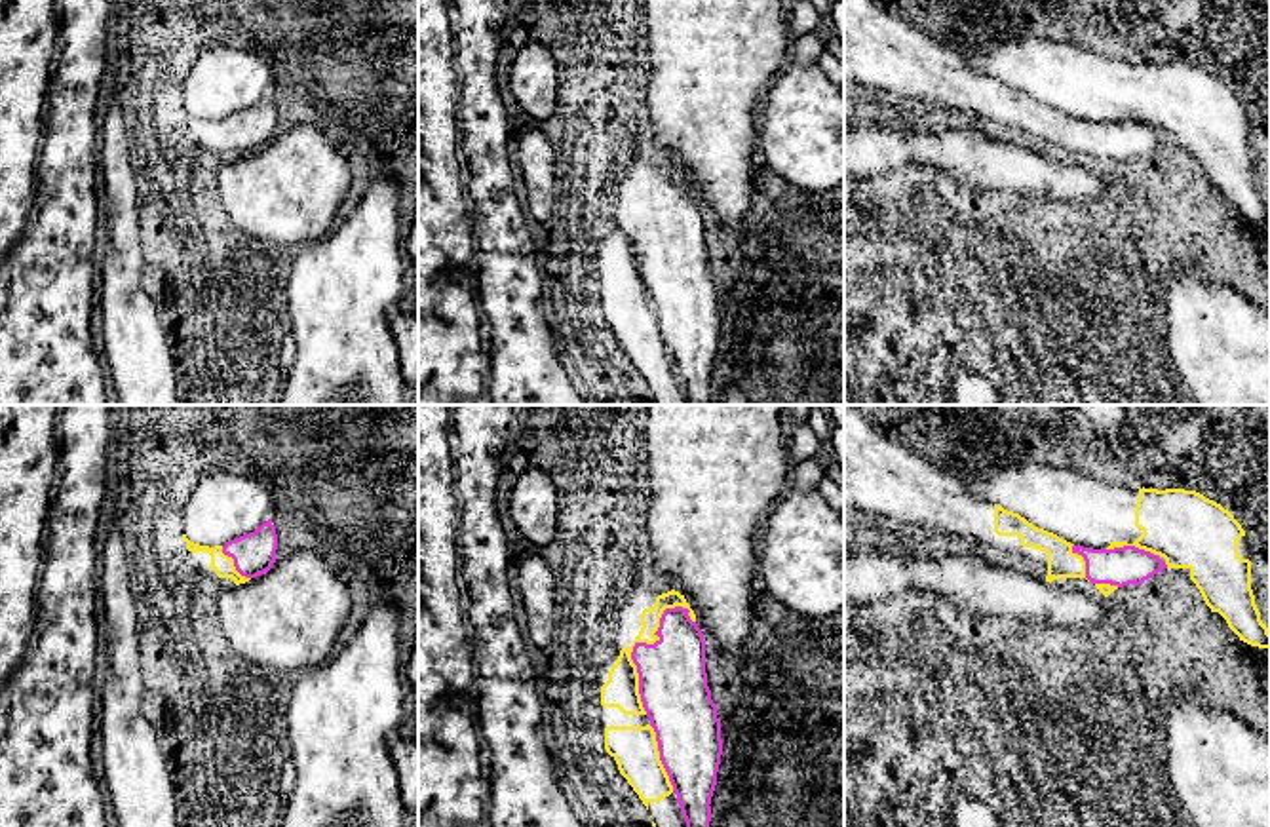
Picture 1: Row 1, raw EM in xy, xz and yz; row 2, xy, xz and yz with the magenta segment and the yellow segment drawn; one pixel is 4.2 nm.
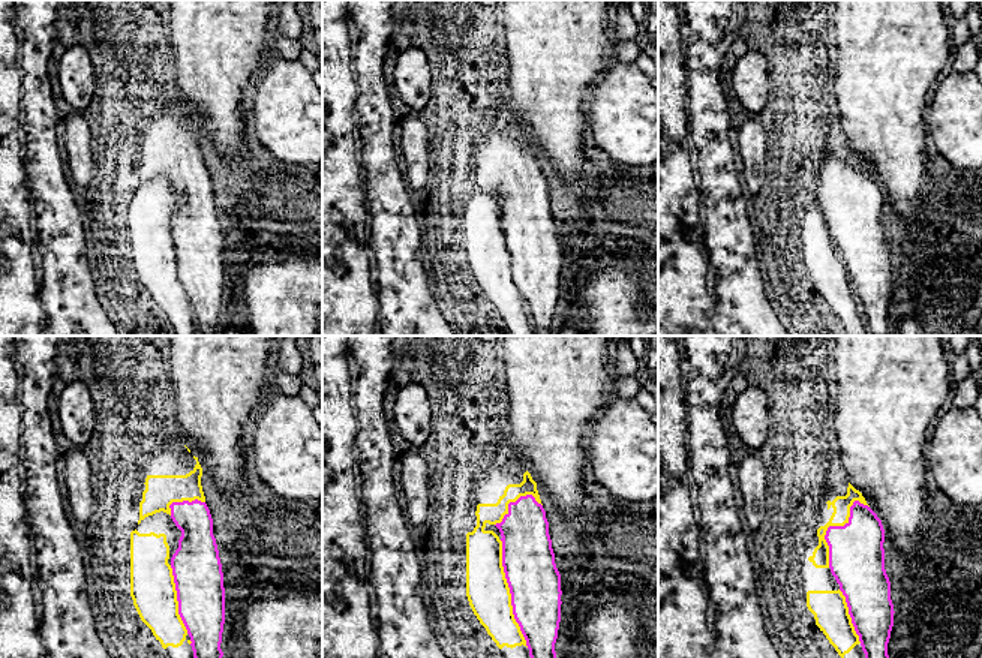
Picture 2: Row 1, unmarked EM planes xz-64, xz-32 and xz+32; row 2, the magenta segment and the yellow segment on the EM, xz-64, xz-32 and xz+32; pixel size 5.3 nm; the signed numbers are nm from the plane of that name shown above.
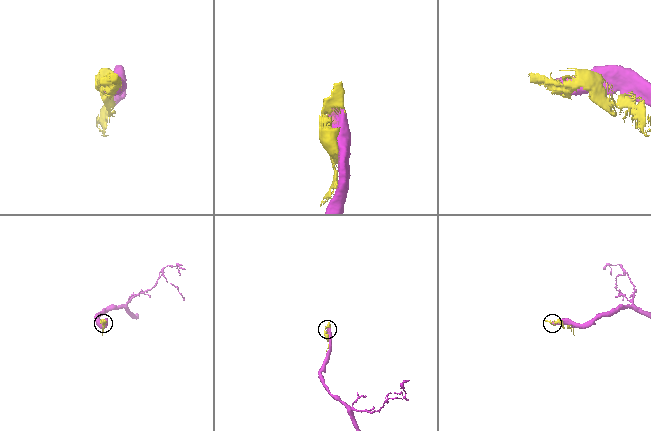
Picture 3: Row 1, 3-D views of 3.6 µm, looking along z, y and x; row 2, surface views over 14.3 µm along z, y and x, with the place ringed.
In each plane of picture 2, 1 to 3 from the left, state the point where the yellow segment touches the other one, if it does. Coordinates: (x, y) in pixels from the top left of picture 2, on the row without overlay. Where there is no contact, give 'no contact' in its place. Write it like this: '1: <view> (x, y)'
1: xz-64 (177, 264)
2: xz-32 (510, 257)
3: xz+32 (834, 191)

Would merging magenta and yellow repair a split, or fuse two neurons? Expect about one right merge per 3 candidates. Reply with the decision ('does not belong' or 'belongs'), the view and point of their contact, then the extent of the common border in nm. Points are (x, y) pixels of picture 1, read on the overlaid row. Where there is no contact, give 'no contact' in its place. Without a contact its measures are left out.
belongs; meets magenta in xz at (637, 643); contact 480 nm long

